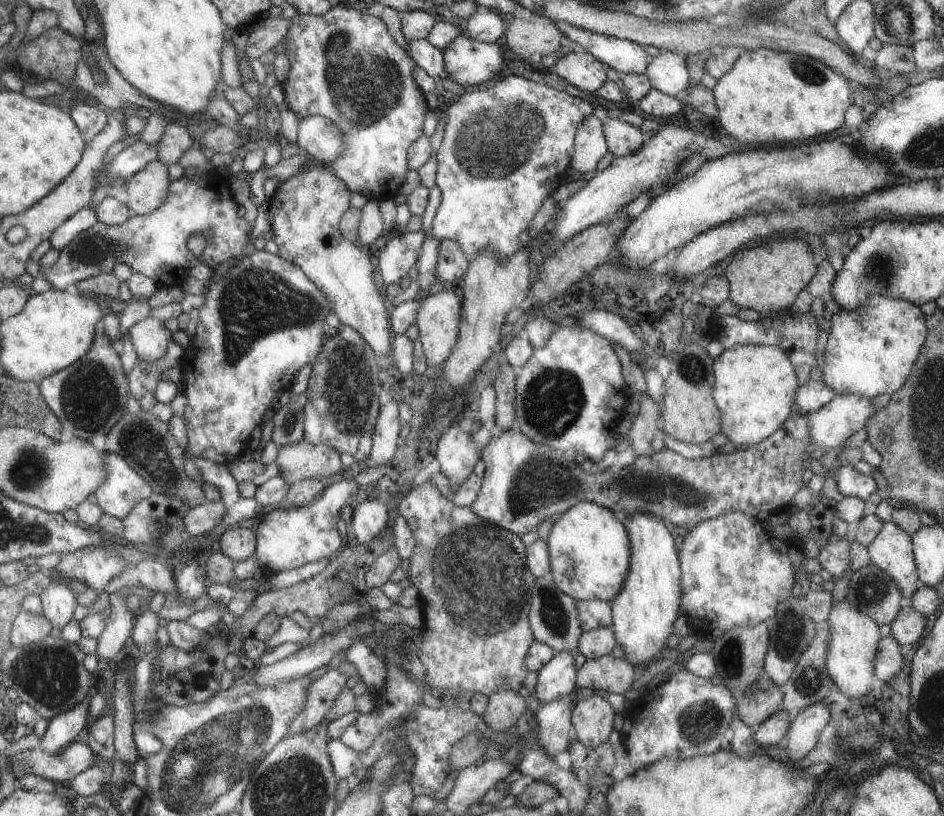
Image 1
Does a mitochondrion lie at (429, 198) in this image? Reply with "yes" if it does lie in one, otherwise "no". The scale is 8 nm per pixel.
no

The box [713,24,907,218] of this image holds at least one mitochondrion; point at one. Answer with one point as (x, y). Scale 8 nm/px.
(808, 71)

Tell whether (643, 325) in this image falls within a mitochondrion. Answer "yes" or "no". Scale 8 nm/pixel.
no

